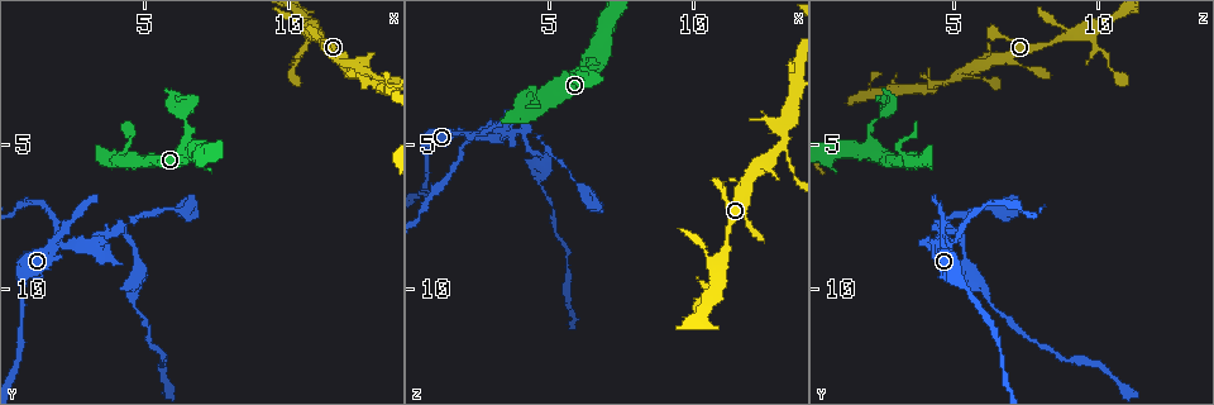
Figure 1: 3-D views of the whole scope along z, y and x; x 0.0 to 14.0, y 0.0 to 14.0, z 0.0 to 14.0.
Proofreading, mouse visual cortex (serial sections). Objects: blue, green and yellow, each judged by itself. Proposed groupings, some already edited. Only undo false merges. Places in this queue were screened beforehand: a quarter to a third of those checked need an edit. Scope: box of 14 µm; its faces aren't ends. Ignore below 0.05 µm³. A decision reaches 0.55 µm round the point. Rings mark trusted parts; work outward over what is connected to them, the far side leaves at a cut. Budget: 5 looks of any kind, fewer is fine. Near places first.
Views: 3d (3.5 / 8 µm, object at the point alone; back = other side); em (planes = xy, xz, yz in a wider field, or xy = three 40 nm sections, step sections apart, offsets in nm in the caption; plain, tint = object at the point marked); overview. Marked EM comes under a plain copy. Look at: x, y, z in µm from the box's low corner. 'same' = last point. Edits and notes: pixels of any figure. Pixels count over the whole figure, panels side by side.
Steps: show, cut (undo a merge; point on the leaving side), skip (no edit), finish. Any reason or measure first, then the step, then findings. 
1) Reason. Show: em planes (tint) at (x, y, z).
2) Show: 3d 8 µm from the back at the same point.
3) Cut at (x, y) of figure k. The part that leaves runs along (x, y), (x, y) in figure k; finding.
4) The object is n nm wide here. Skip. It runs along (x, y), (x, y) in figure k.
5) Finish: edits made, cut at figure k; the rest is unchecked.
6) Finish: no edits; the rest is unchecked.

Sharp bend. Show: 3d 3.5 µm at (6.3, 3.7, 2.7).

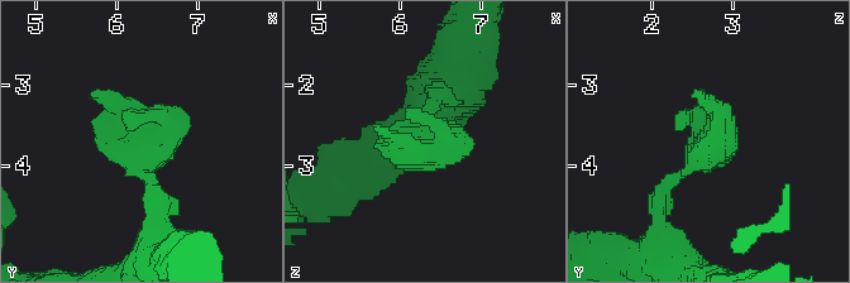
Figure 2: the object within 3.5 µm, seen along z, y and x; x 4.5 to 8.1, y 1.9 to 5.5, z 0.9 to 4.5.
Show: em xy step 3 (tint) at (6.30, 3.75, 2.75).

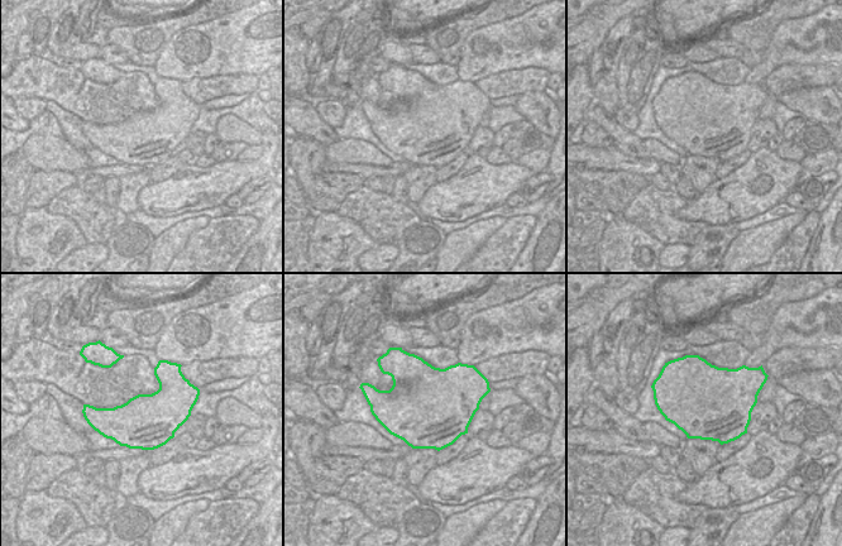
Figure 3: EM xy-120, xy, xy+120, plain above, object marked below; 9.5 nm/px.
The object is 800 nm wide here. Skip. It runs along (153, 205), (138, 126), (95, 96) in figure 2; one cell here.

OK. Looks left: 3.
Three-way junction. Show: 3d 8 µm from the back at (13.1, 2.9, 4.8).

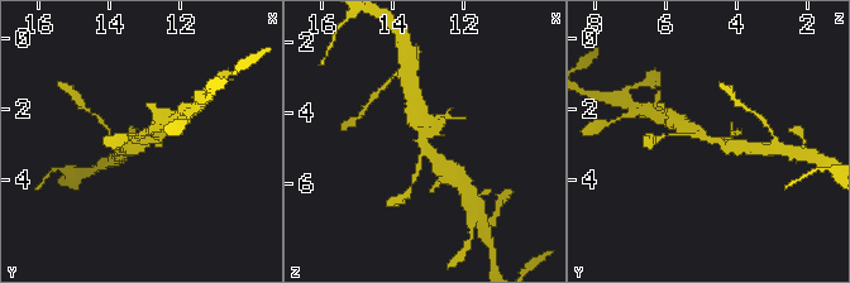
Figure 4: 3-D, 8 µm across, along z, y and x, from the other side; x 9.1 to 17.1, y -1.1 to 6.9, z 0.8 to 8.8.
Shape alone is not enough. Show: em xy step 5 (tint) at (13.2, 2.8, 4.6).

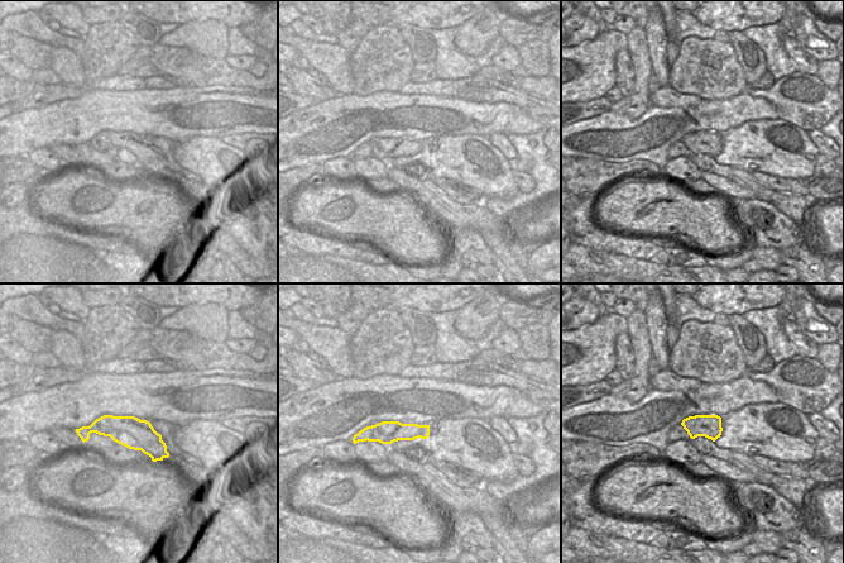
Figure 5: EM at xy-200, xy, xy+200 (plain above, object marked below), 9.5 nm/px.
Skip. It runs along (442, 163), (425, 148), (411, 106) in figure 4; one cell here.

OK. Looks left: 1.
Finish: no edits; the rest is unchecked.

